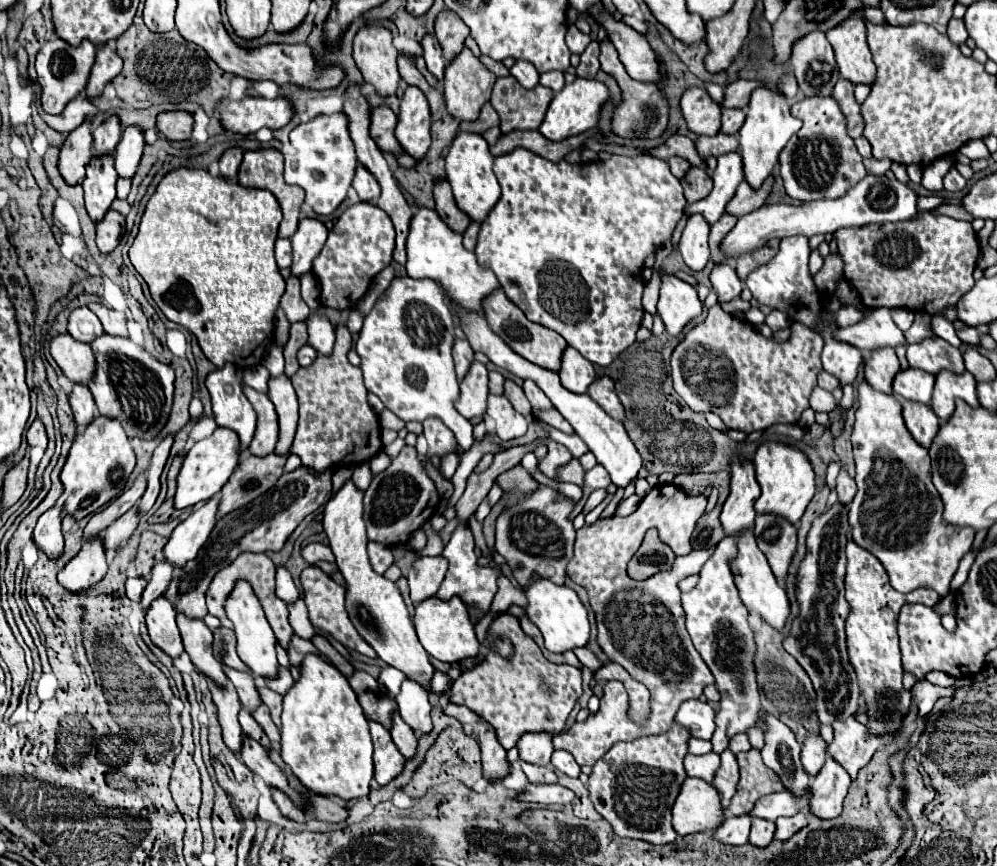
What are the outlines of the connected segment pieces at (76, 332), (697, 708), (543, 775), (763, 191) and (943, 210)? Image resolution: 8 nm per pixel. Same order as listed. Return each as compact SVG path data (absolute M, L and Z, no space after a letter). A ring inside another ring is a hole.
M79 308L69 316L69 326L67 326L69 334L83 342L83 344L91 344L97 336L103 334L103 326L99 322L99 318L89 310L89 308Z
M685 700L685 704L681 704L675 722L683 728L687 728L691 732L693 738L701 738L701 740L711 740L713 732L715 732L715 710L701 700Z
M521 762L523 772L527 774L531 784L555 784L557 782L557 774L551 768L545 766L531 766L527 762Z
M769 176L761 184L761 188L751 188L749 182L741 182L735 196L727 204L727 212L733 212L735 216L743 216L743 214L749 214L749 212L761 208L765 204L765 198L771 192L771 186L773 186L773 176Z
M942 204L938 208L932 210L931 213L936 215L947 215L957 220L969 220L969 222L973 220L973 218L969 218L969 216L967 216L967 212L965 212L965 210L961 210L961 205Z

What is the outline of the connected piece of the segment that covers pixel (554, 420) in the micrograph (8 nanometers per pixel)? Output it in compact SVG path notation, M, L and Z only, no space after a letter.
M551 410L551 412L535 412L535 416L539 416L541 420L545 420L547 424L555 426L557 430L561 430L561 432L565 432L565 434L575 434L575 430L571 428L571 424L565 422L565 418L563 418L557 410Z

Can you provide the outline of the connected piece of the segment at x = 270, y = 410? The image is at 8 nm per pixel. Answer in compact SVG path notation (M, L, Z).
M245 386L245 396L253 404L257 412L257 430L249 444L249 452L255 456L267 456L275 450L277 436L279 436L279 424L277 424L277 412L273 402L269 402L267 394L255 392L253 388Z

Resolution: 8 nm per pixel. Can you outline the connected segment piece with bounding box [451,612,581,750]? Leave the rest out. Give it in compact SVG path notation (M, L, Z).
M503 612L503 614L499 614L491 622L491 626L489 626L489 640L493 640L493 636L505 636L511 642L511 646L513 646L513 656L505 658L499 652L495 652L493 648L489 648L485 660L479 666L475 666L469 672L463 672L453 682L453 686L451 686L451 700L455 704L465 704L473 712L477 712L485 722L489 722L495 728L497 738L499 738L499 742L501 742L501 746L505 750L513 748L523 732L551 732L551 734L559 734L565 728L565 720L567 720L569 712L573 710L575 702L581 696L581 670L577 666L571 666L571 664L553 664L553 662L549 662L543 656L541 648L535 644L535 640L529 638L521 630L519 620L513 614Z

